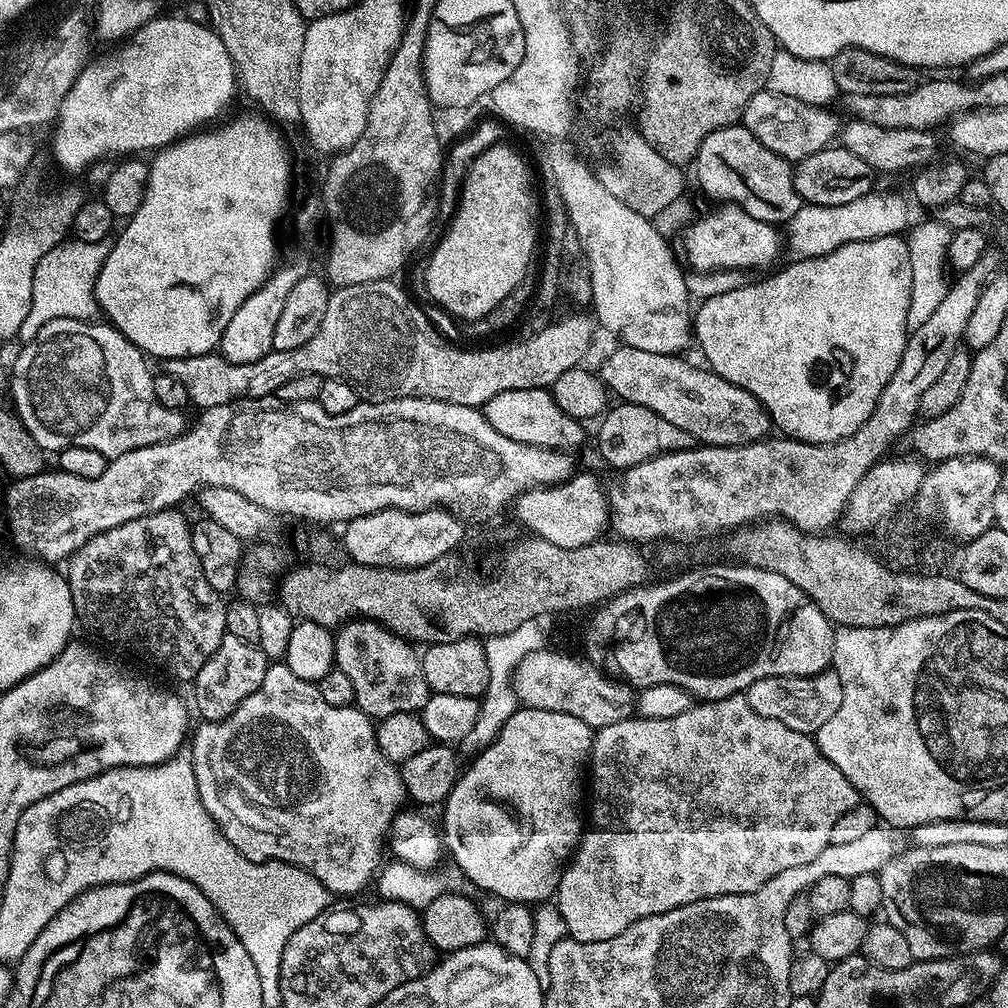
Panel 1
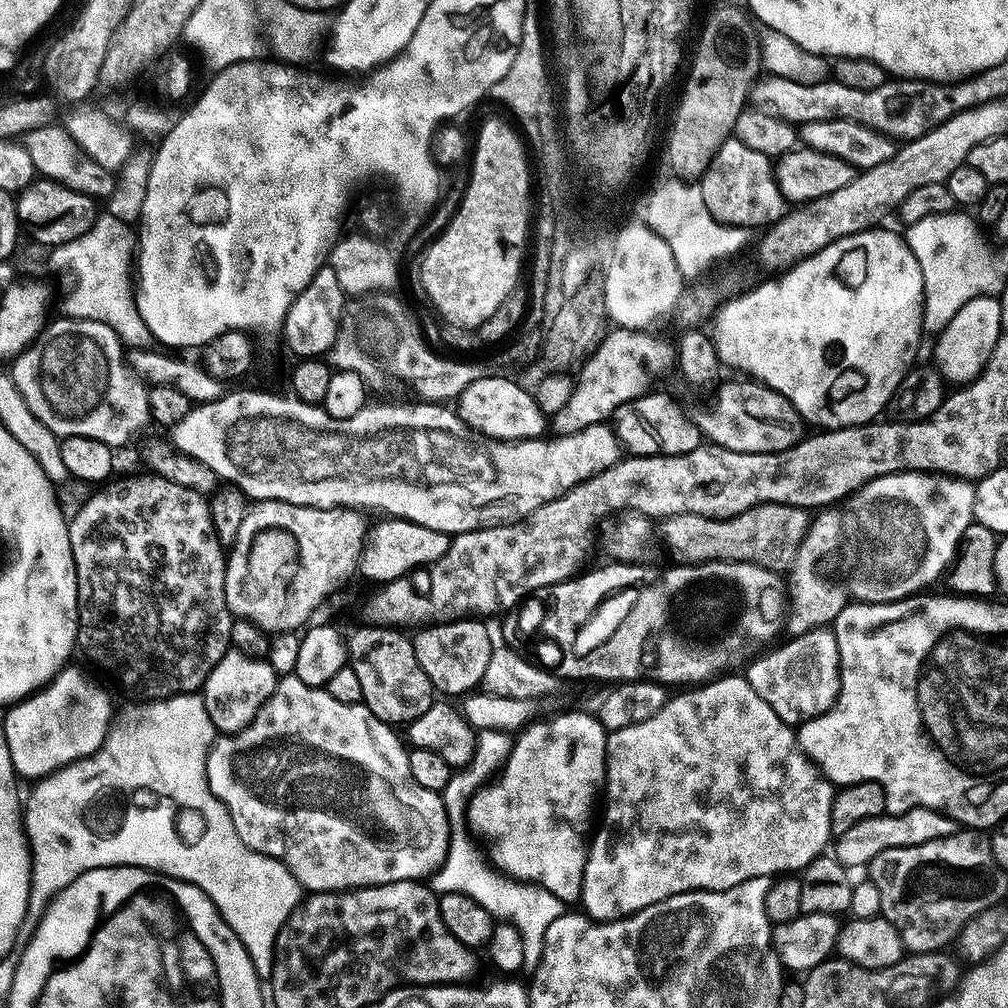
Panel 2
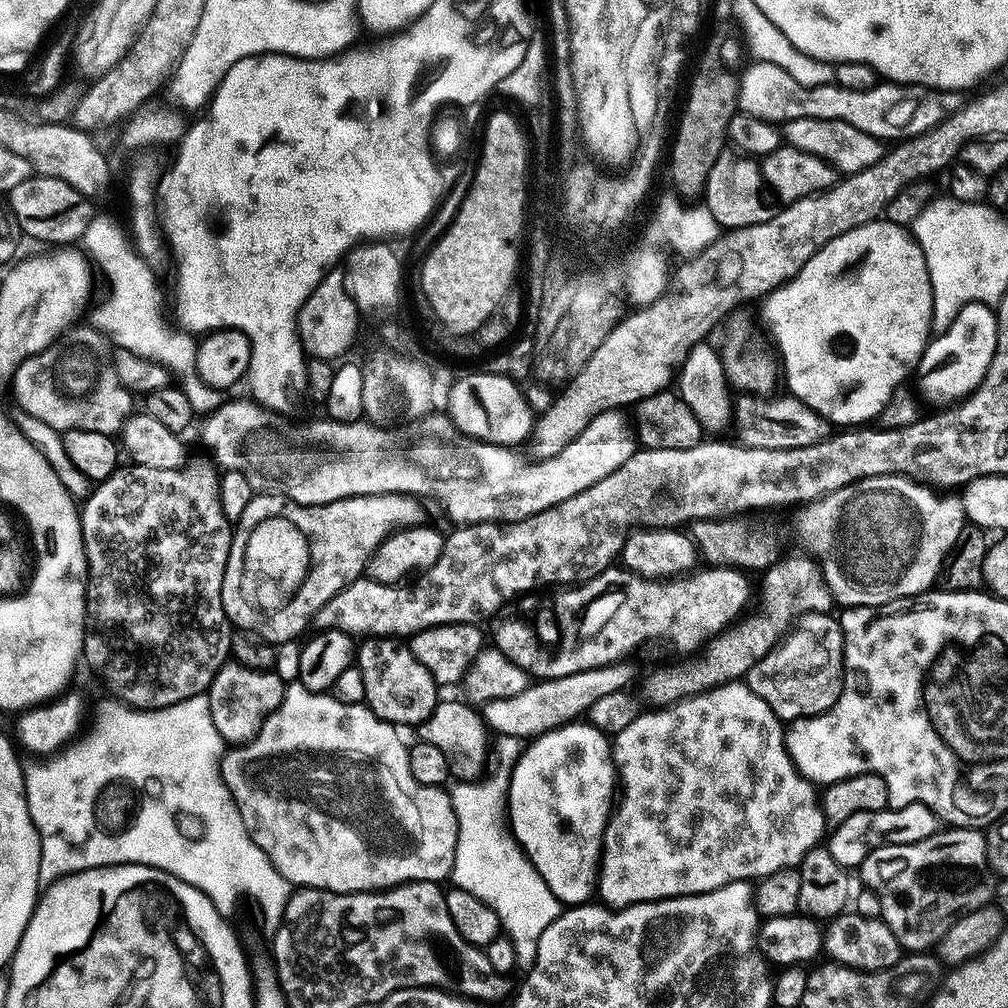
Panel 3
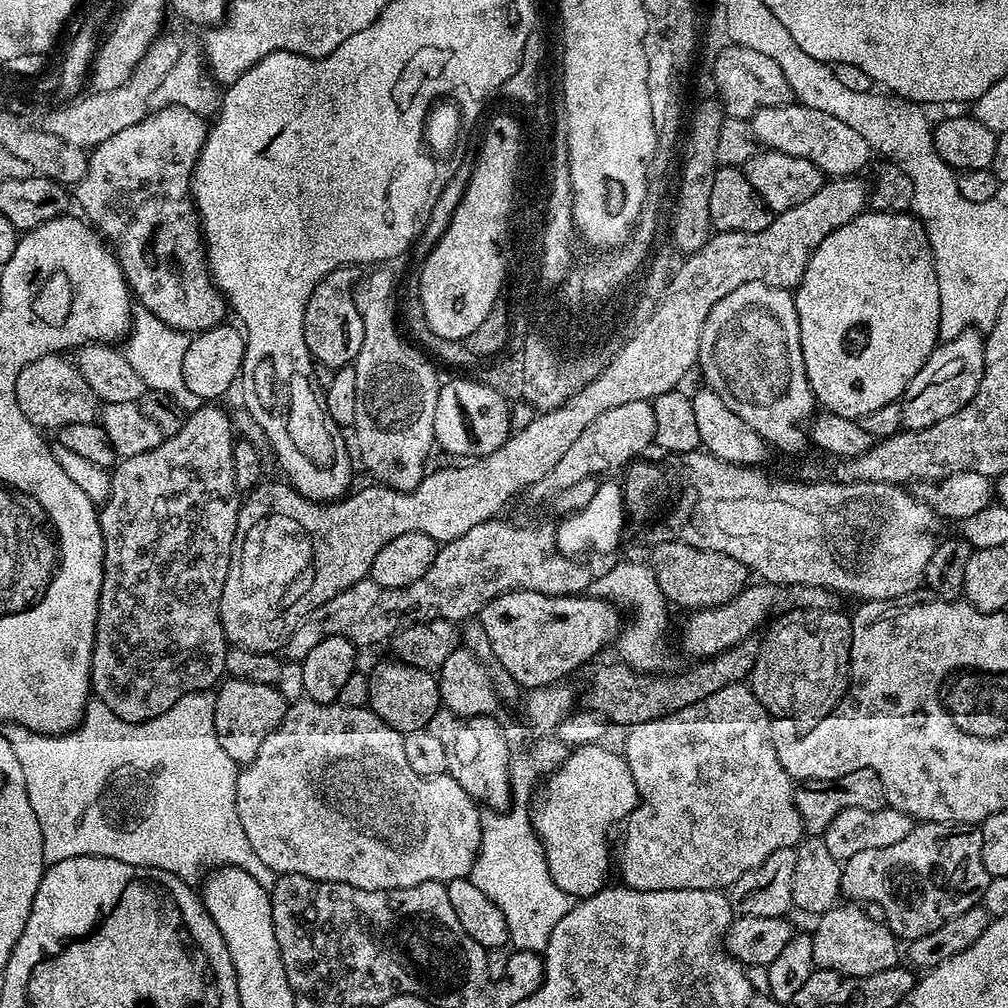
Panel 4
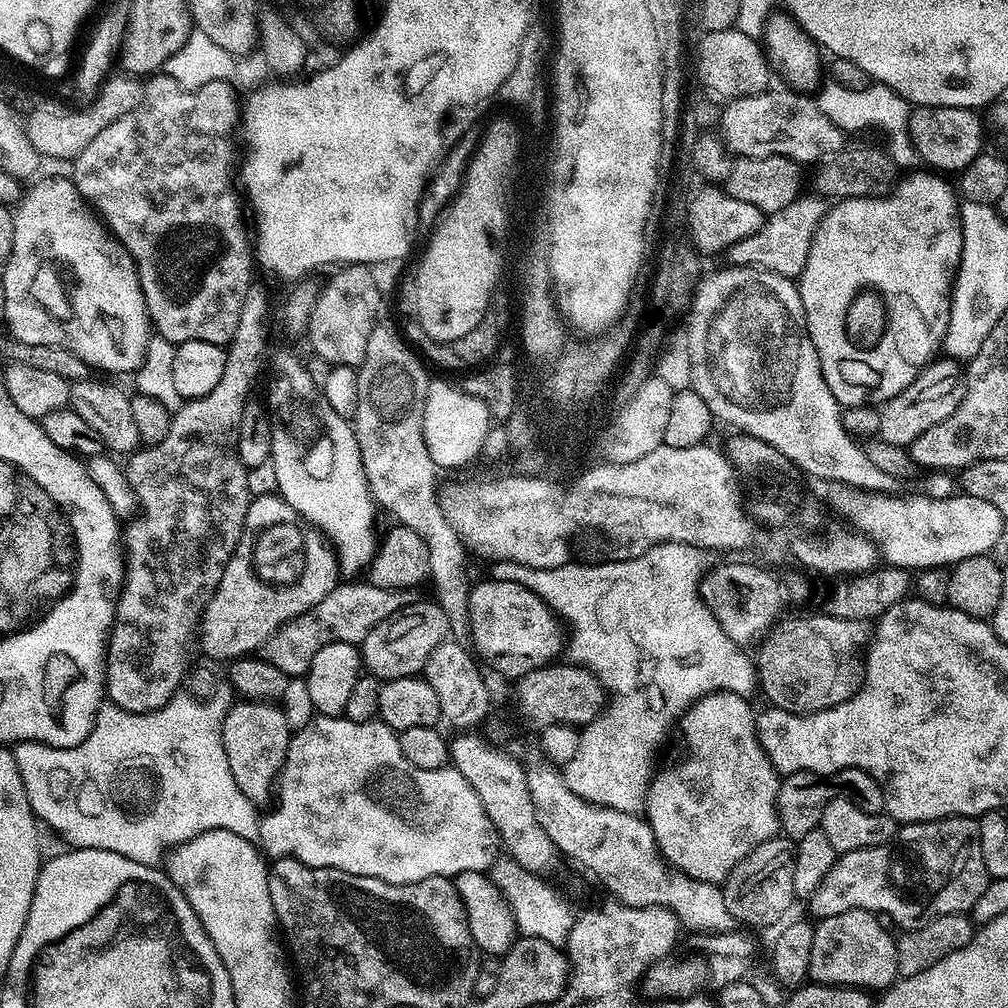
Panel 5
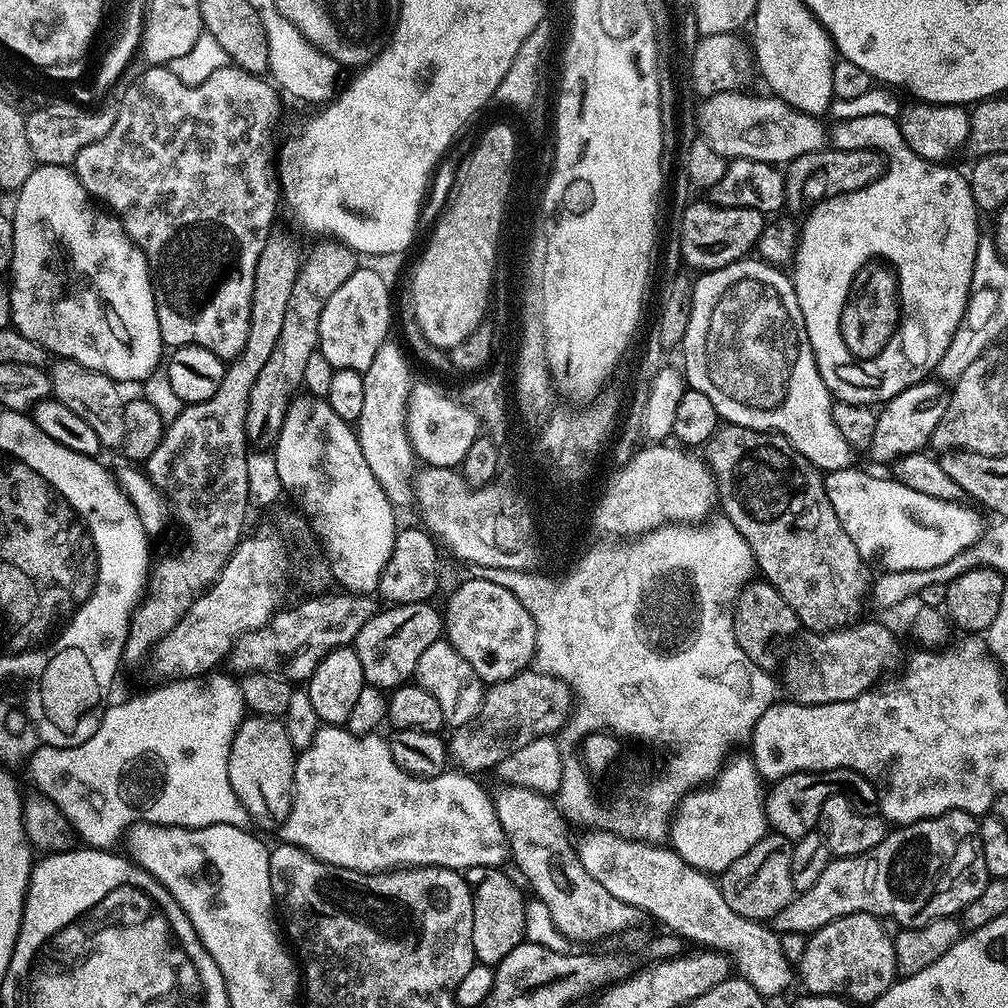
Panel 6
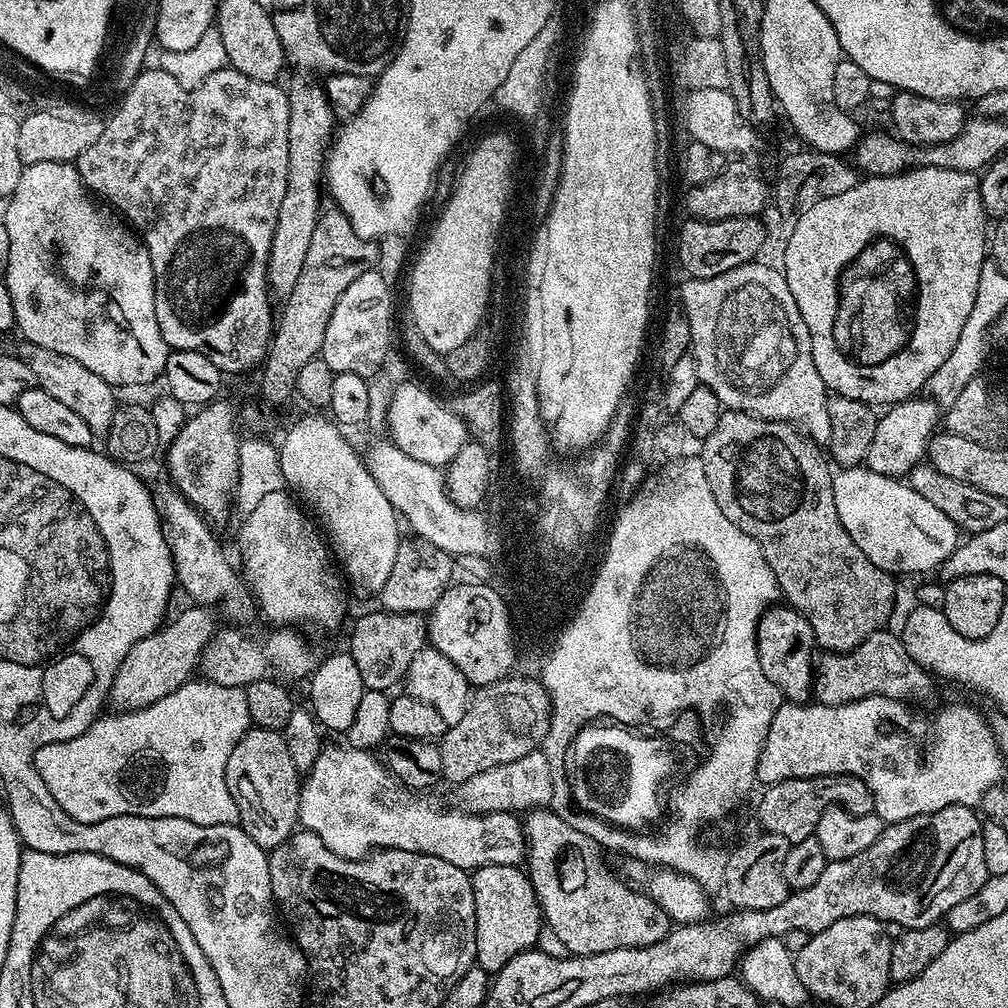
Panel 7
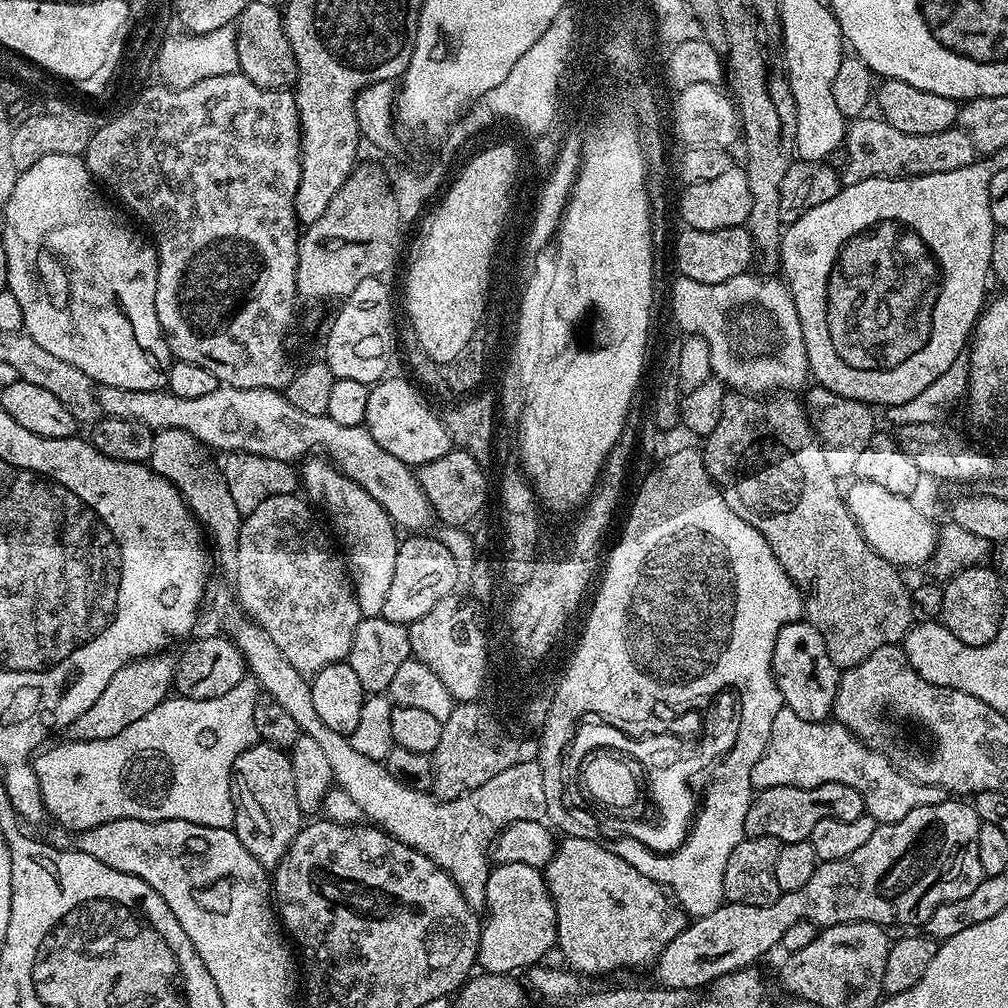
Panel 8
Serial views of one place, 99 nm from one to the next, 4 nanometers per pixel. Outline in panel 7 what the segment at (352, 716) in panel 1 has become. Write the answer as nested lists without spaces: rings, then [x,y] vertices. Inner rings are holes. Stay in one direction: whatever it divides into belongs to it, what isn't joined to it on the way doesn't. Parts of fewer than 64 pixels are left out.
[[[321,747],[318,762],[314,762],[300,785],[299,827],[314,833],[334,854],[347,860],[362,860],[373,850],[397,848],[437,856],[465,870],[475,870],[482,864],[519,865],[525,859],[526,837],[519,815],[511,812],[473,814],[467,810],[451,812],[448,808],[439,808],[432,800],[419,800],[416,794],[408,794],[405,800],[388,800],[384,787],[390,781],[389,773],[383,763],[372,756],[375,755],[367,748]]]

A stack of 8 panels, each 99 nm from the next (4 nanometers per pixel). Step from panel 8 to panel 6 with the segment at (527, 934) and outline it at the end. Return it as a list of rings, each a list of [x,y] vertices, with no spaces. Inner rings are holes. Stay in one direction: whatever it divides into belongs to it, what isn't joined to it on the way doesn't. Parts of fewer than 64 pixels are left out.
[[[494,867],[466,868],[462,872],[464,879],[474,886],[474,954],[479,963],[491,966],[500,965],[502,958],[506,958],[514,946],[525,943],[526,896],[520,893],[519,886],[506,873],[500,871],[504,870]]]

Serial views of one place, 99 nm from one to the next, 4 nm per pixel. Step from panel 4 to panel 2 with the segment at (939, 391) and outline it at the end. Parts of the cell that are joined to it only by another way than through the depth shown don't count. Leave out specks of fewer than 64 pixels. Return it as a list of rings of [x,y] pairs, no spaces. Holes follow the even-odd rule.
[[[995,295],[974,298],[966,302],[966,306],[958,310],[958,314],[954,314],[954,318],[943,332],[935,337],[936,361],[934,364],[945,381],[952,383],[953,380],[953,385],[963,386],[979,376],[998,342],[1001,322],[1000,301]]]

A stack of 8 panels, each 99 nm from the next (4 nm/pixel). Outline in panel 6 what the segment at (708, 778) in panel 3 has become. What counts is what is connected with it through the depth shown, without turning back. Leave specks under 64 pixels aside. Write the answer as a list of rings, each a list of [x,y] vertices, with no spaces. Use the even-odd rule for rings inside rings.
[[[751,755],[736,756],[707,786],[697,786],[678,801],[670,821],[670,848],[707,874],[724,872],[769,831],[764,813],[766,784]]]

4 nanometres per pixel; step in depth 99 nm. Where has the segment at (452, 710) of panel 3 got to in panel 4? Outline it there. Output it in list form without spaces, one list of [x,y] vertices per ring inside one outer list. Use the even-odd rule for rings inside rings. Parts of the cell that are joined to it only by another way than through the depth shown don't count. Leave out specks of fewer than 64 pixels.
[[[441,710],[434,714],[434,718],[430,718],[427,726],[430,734],[436,735],[442,741],[442,747],[446,750],[447,775],[452,776],[454,782],[458,782],[458,786],[462,786],[462,790],[466,790],[466,794],[470,794],[470,798],[476,801],[477,805],[488,810],[507,809],[514,796],[512,786],[512,757],[514,752],[513,749],[508,749],[508,736],[504,733],[503,726],[496,719],[495,715],[461,718],[455,716],[453,712]]]

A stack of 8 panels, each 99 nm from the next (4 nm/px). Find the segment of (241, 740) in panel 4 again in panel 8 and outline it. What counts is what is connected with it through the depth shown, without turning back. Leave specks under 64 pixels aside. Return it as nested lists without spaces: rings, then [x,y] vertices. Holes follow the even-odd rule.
[[[263,742],[242,750],[232,767],[232,801],[236,807],[236,837],[261,866],[266,870],[275,869],[302,827],[298,794],[294,794],[291,755],[285,749]]]

